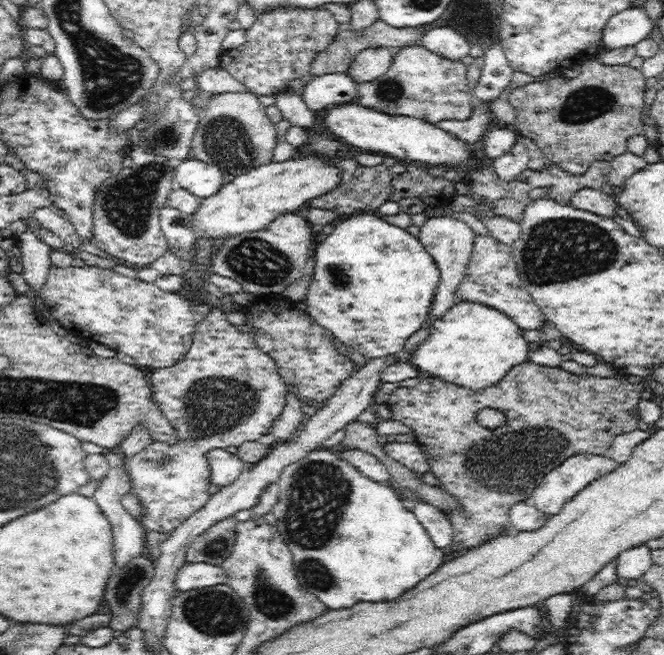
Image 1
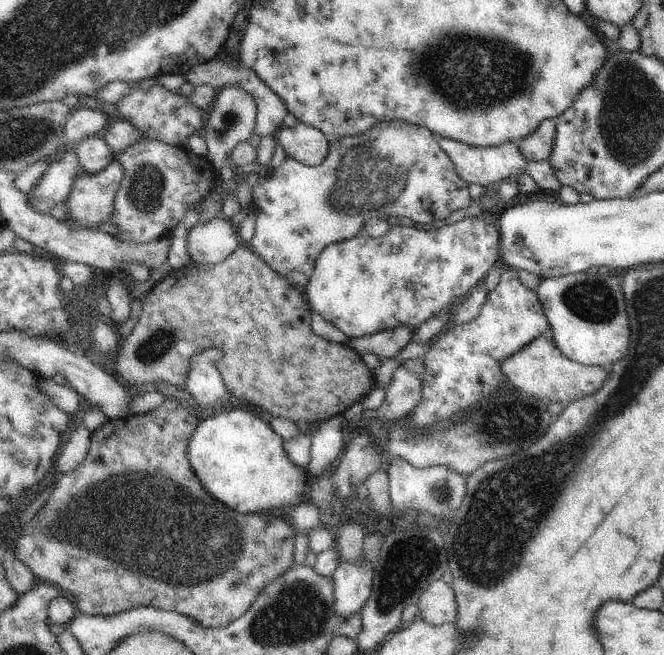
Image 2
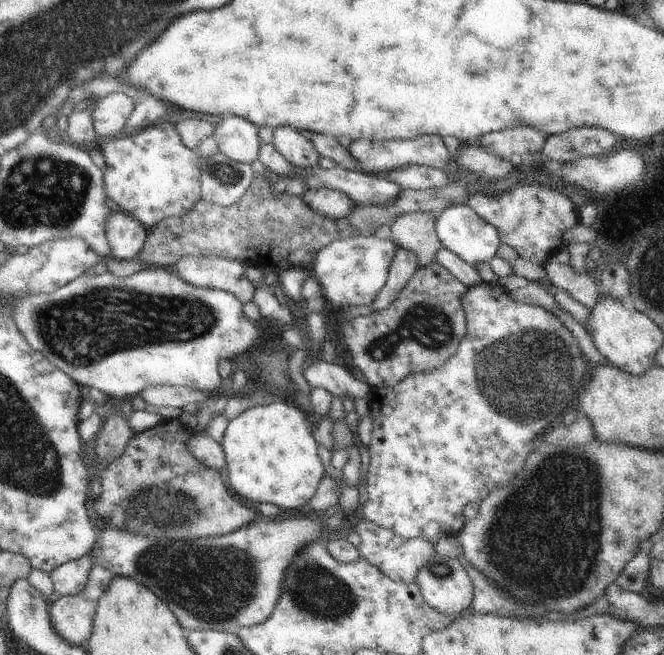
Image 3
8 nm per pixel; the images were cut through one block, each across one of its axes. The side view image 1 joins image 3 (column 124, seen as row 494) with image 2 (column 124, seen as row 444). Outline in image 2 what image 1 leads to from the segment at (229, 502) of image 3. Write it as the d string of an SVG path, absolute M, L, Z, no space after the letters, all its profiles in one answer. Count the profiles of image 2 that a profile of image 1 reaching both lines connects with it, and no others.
M168 396L156 410L124 419L110 420L100 426L96 432L92 432L90 449L89 452L86 452L84 462L80 464L79 468L74 468L74 472L58 477L54 494L48 500L48 504L22 530L18 530L16 558L30 568L38 582L53 583L60 587L64 594L74 601L75 607L81 615L116 616L126 610L148 607L178 612L178 614L188 616L190 620L198 622L202 628L226 628L228 624L232 624L234 620L244 616L246 610L254 604L254 600L262 594L262 590L278 579L278 576L286 573L288 568L293 565L297 533L292 525L282 518L266 516L263 513L242 514L226 507L226 504L214 499L214 496L210 496L202 488L202 484L194 476L194 470L190 468L190 462L186 456L188 440L201 419L201 416L187 404Z

